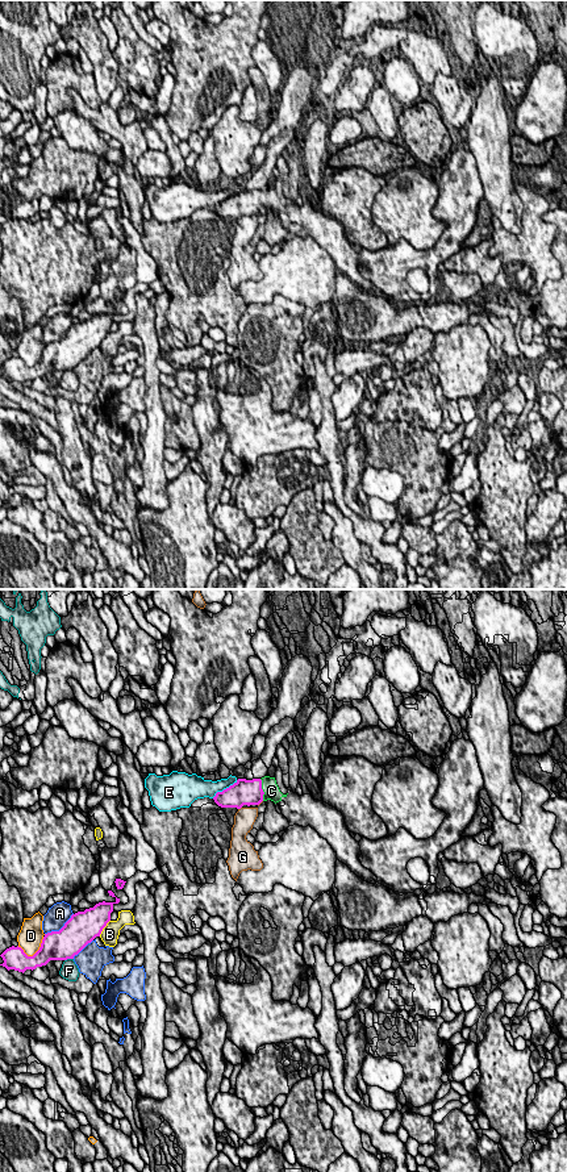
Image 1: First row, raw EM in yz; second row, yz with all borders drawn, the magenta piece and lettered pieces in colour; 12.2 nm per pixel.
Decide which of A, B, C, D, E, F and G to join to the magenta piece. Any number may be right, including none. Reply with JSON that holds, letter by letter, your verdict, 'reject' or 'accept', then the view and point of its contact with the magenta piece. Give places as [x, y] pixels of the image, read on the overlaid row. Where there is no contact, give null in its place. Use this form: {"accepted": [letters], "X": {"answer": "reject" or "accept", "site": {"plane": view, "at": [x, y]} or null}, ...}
{"accepted": ["C"], "A": {"answer": "reject", "site": {"plane": "yz", "at": [61, 929]}}, "B": {"answer": "reject", "site": {"plane": "yz", "at": [104, 926]}}, "C": {"answer": "accept", "site": {"plane": "yz", "at": [262, 789]}}, "D": {"answer": "reject", "site": {"plane": "yz", "at": [34, 954]}}, "E": {"answer": "reject", "site": {"plane": "yz", "at": [224, 789]}}, "F": {"answer": "reject", "site": {"plane": "yz", "at": [69, 958]}}, "G": {"answer": "reject", "site": {"plane": "yz", "at": [240, 808]}}}

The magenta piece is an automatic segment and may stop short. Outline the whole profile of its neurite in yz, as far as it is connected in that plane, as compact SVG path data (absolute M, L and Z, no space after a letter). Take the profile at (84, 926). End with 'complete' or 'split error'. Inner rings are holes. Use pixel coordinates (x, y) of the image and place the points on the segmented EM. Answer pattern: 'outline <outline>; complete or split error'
outline M116 897L114 902L103 901L96 904L93 908L72 914L59 931L45 934L39 950L33 956L28 956L18 946L7 948L0 955L4 960L0 965L5 967L8 971L14 969L24 973L26 969L33 971L37 967L46 965L50 960L74 959L74 956L78 955L88 943L91 943L96 937L100 937L103 929L111 921L113 905L118 902L120 898Z; complete

